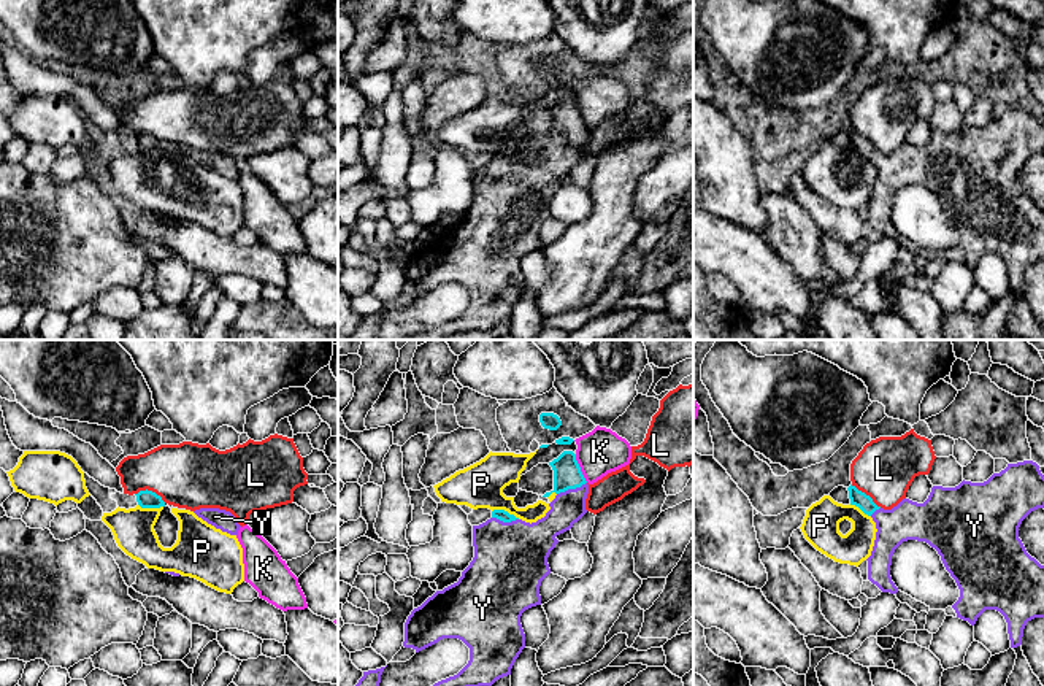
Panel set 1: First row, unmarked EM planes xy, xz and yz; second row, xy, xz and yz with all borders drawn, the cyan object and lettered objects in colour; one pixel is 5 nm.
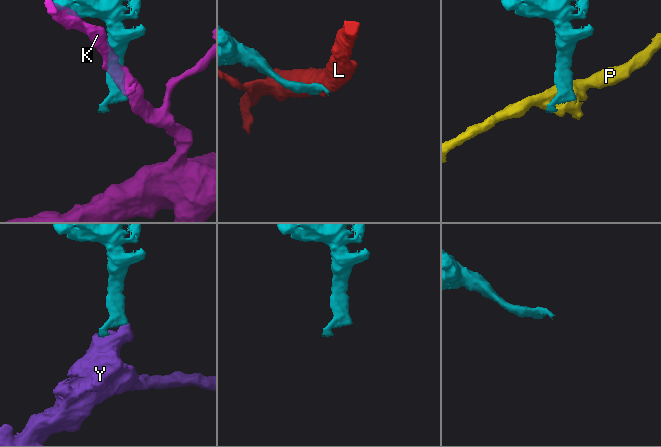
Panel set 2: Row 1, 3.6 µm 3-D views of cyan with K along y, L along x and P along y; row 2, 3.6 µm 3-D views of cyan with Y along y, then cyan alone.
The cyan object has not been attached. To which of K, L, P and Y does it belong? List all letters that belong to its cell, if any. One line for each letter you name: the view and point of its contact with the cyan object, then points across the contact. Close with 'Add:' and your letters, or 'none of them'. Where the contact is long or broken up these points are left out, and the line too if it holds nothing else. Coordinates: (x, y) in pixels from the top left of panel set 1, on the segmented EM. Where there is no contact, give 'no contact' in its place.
Y: xz (571, 488)
Add: Y

